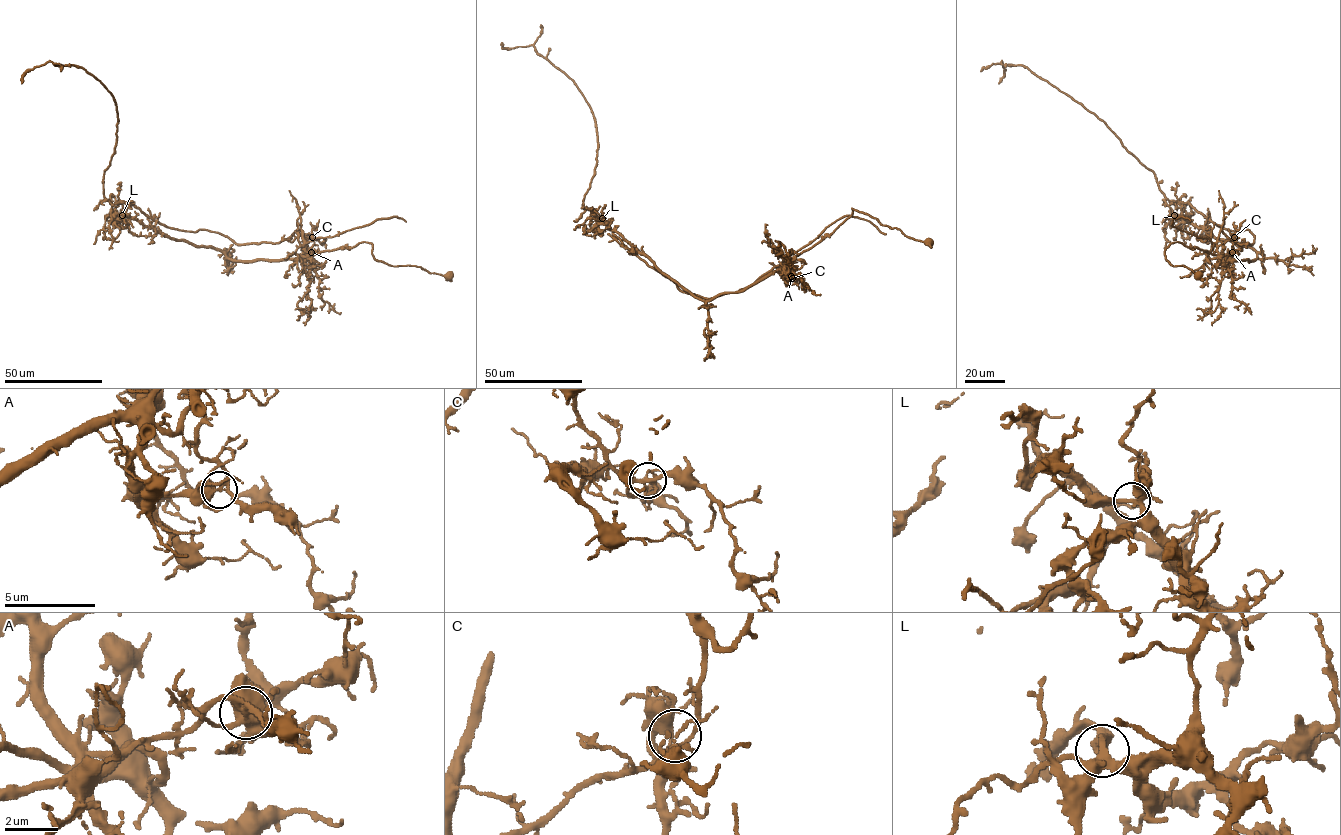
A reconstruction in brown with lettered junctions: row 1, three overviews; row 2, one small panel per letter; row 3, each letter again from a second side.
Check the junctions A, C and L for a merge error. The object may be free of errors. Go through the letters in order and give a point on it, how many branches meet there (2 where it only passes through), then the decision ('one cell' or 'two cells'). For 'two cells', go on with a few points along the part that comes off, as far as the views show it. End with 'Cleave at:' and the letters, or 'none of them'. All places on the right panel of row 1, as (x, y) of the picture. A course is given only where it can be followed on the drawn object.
A: (1232, 252) | 4 | two cells | (1233, 252), (1219, 232), (1252, 244), (1248, 230), (1167, 205), (1082, 105), (1021, 65), (1001, 62), (998, 83)
C: (1234, 237) | 4 | one cell
L: (1174, 215) | 4 | one cell
Cleave at: A

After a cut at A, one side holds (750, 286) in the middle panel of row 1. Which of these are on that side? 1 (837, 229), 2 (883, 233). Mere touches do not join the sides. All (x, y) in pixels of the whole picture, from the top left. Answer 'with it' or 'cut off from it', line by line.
1: with it
2: cut off from it

